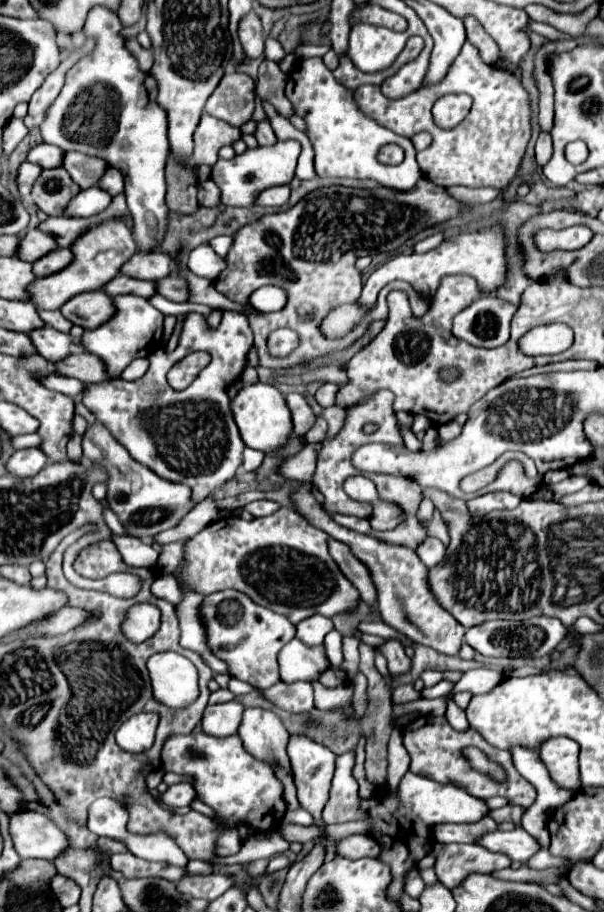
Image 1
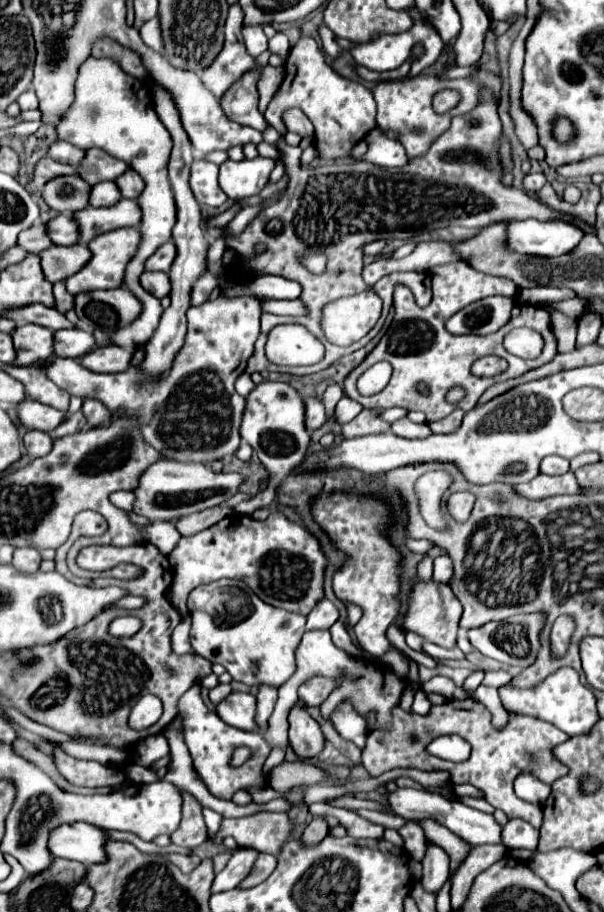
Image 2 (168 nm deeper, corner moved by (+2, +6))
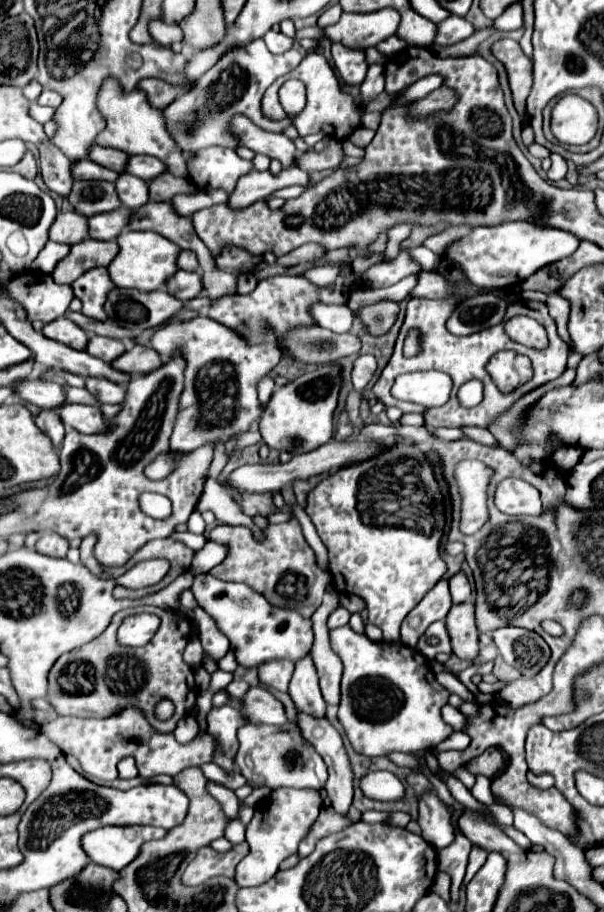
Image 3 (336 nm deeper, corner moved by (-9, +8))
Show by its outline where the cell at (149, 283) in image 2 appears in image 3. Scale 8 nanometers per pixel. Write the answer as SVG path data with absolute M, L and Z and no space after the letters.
M178 271L168 279L168 293L172 293L180 301L190 301L194 297L200 297L204 291L200 273L190 271Z

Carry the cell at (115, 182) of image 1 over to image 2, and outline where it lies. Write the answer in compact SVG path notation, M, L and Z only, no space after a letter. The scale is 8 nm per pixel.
M127 169L121 177L115 179L115 183L121 189L121 195L129 197L129 199L135 199L143 189L143 179L137 177L137 173L133 173L133 169Z

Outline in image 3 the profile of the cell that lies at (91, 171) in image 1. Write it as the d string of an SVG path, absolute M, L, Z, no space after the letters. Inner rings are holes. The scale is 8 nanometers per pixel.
M134 155L134 157L130 157L128 167L126 167L126 173L132 173L144 181L154 179L156 175L162 175L166 171L168 169L164 167L164 163L160 163L160 159L150 157L150 155ZM150 175L154 175L154 177L150 177Z

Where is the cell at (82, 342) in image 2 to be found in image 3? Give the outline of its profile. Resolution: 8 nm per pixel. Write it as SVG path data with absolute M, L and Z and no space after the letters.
M92 337L90 343L88 343L88 349L86 349L90 355L102 359L102 361L108 361L112 363L114 359L118 359L124 351L126 351L126 345L118 339L108 339L108 337Z

